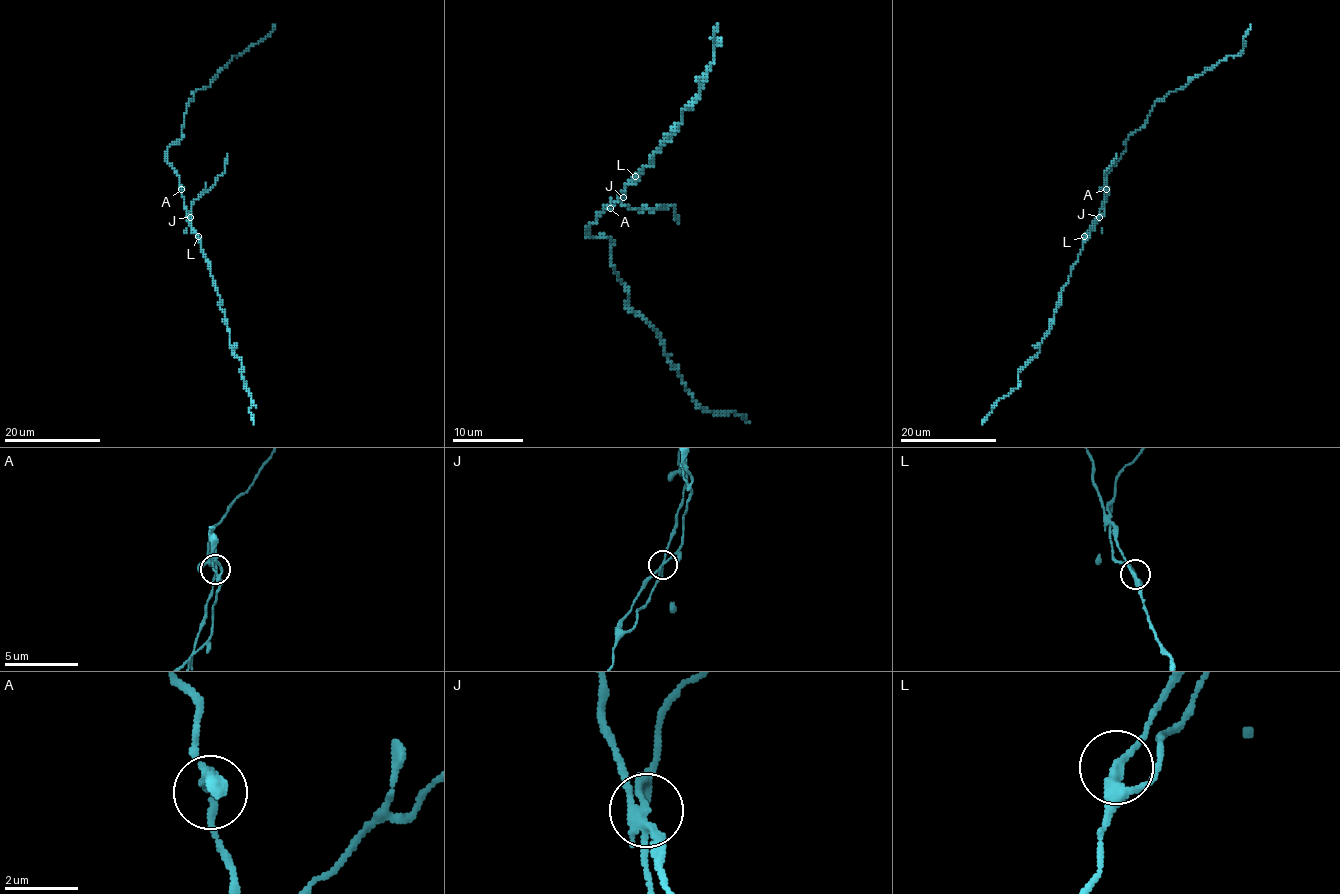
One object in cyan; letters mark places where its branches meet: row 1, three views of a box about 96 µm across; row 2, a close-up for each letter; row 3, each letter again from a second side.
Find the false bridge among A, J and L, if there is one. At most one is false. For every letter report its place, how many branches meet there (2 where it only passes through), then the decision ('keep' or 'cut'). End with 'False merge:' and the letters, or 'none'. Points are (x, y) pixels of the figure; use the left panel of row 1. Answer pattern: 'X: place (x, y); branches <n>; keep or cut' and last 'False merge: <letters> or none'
A: place (181, 189); branches 3; keep
J: place (190, 217); branches 4; keep
L: place (198, 236); branches 3; keep
False merge: none

